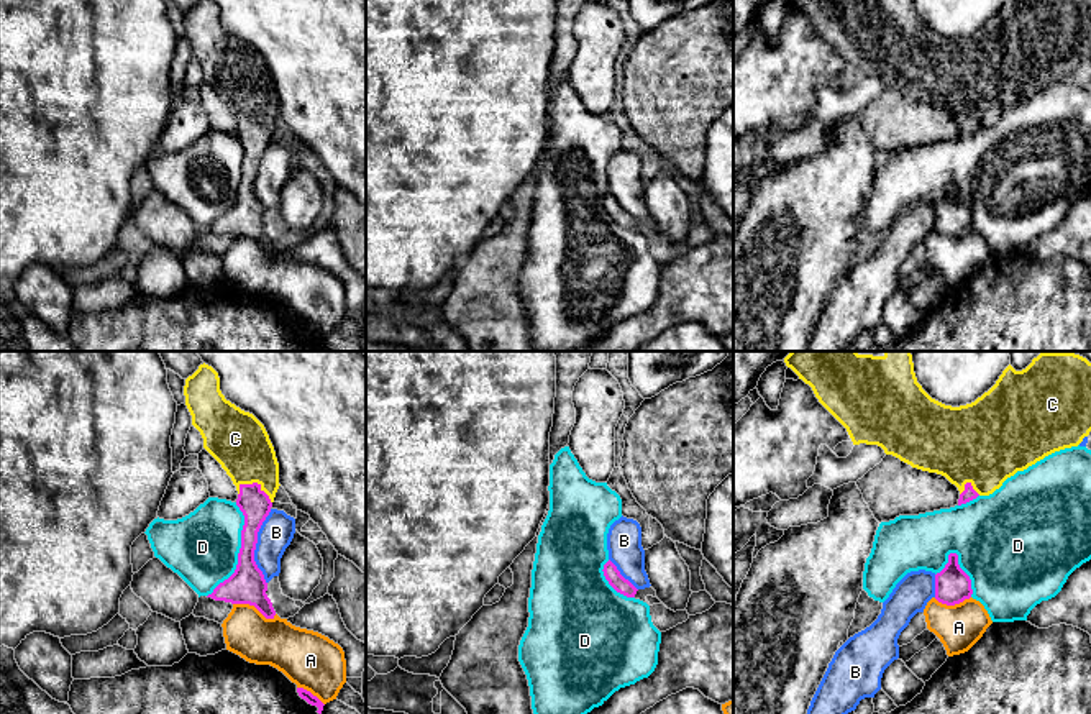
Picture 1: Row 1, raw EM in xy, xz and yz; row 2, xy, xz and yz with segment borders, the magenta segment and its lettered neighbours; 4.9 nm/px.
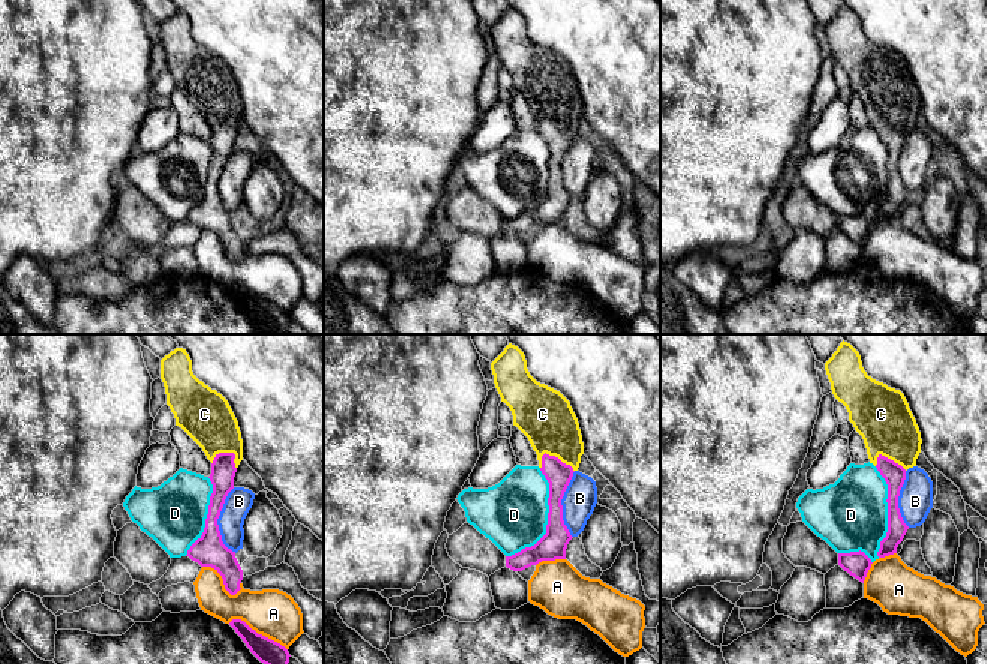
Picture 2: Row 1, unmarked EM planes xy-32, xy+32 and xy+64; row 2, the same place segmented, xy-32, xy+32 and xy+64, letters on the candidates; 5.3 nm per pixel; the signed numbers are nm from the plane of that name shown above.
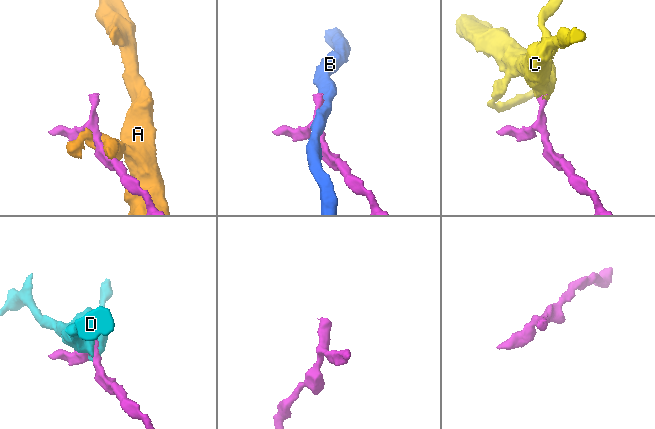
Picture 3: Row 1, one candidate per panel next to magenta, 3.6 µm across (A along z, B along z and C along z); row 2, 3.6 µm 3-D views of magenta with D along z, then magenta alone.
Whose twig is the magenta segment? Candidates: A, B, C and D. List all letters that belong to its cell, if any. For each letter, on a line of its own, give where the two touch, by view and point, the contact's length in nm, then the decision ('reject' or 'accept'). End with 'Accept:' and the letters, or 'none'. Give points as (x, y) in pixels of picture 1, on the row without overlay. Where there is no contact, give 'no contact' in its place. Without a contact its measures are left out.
A: xy (255, 238) | 220 nm | reject
B: xy (255, 179) | 360 nm | reject
C: xy (258, 117) | 190 nm | accept
D: xy (240, 183) | 480 nm | reject
Accept: C

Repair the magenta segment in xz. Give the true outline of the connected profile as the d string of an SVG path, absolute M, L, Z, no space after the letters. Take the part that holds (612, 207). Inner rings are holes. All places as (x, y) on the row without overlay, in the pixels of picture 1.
M609 192L605 197L604 197L604 208L605 212L609 213L609 217L620 227L627 228L627 230L635 230L637 227L637 220L628 213L625 212L620 204L617 202L617 199Z

